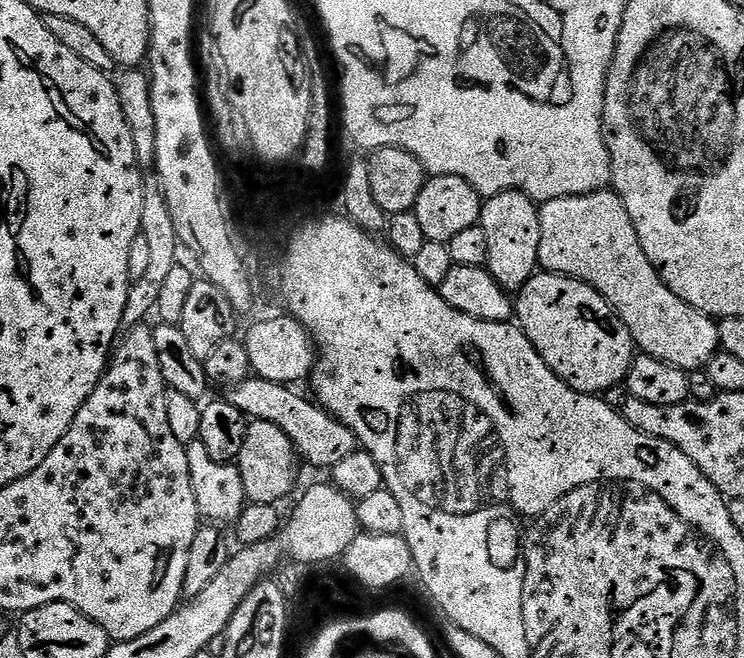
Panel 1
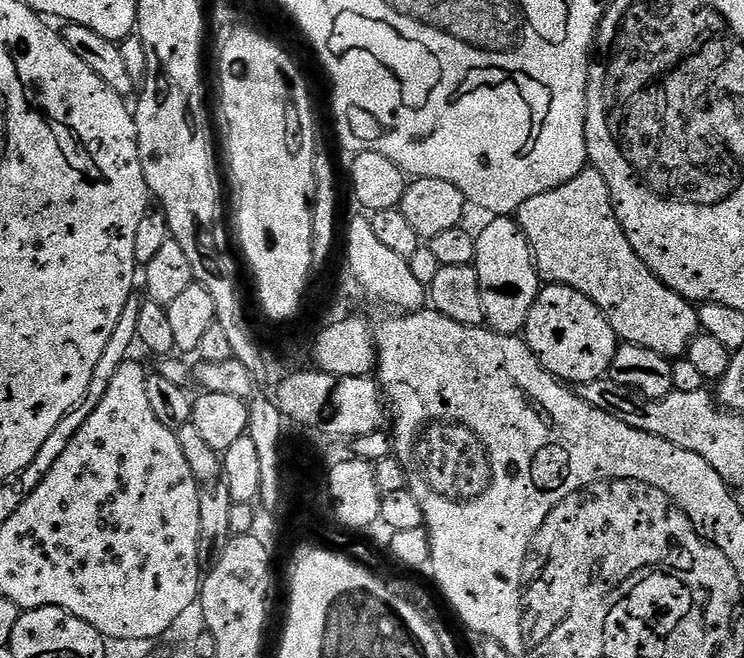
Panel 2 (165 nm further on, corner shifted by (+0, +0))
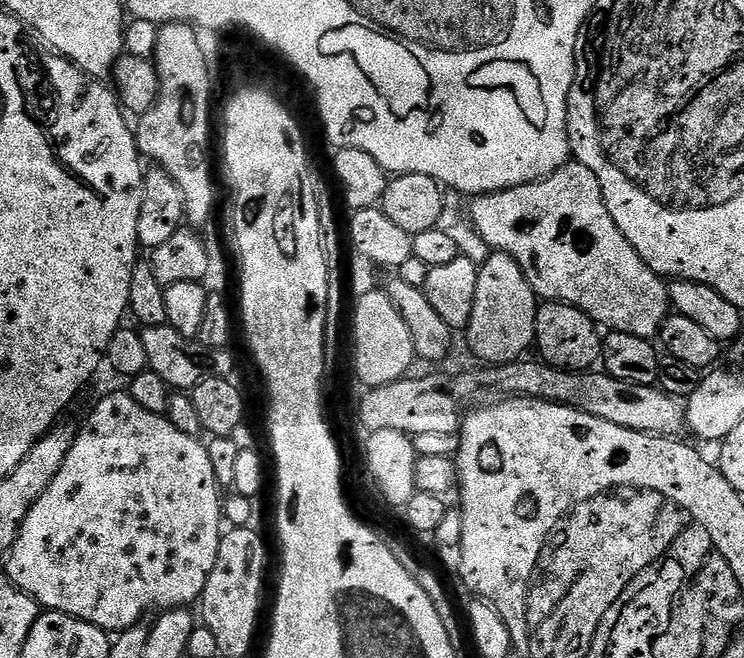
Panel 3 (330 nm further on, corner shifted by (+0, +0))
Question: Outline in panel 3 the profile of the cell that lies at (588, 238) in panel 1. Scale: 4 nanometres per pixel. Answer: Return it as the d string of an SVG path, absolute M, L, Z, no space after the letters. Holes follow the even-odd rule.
M569 162L563 164L559 170L544 180L535 180L532 184L514 186L501 192L491 192L488 196L477 196L471 201L471 204L472 224L476 227L477 234L489 244L489 249L505 252L507 256L520 263L521 270L526 274L530 286L536 291L536 295L541 301L572 304L578 310L582 310L591 320L595 320L597 325L614 332L634 334L638 338L647 340L659 337L660 330L664 327L664 321L670 315L669 285L657 272L650 270L650 266L646 266L646 262L642 262L638 250L634 250L634 246L630 246L630 242L626 242L626 234L622 234L622 230L618 230L618 222L614 222L614 218L610 218L610 210L606 210L606 202L602 198L602 186L598 186L598 178L594 178L594 170L575 162Z

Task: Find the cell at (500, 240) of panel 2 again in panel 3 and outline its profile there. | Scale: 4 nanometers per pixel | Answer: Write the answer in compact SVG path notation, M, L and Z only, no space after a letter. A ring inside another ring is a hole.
M493 251L485 264L479 265L478 290L474 294L474 310L466 329L468 344L477 361L488 366L511 364L521 359L536 338L538 297L530 286L520 263L505 252Z

